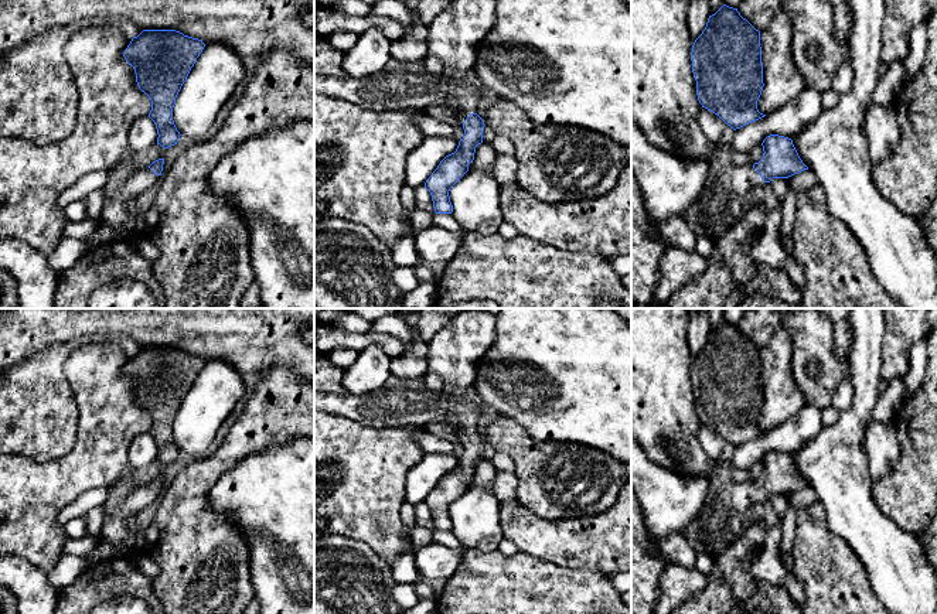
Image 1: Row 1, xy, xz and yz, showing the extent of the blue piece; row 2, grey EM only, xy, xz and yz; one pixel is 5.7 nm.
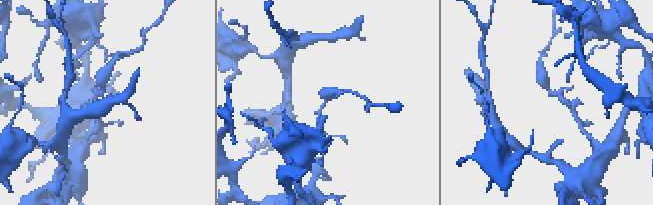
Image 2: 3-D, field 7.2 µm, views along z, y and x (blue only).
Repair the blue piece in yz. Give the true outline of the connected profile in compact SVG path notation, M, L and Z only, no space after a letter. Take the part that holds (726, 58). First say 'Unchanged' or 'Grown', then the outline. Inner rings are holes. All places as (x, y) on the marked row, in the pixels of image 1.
Unchanged. M723 4L709 16L705 30L692 45L691 61L702 108L718 115L733 130L766 116L757 109L764 86L760 31L737 8Z

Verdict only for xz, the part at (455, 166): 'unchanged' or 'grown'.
grown

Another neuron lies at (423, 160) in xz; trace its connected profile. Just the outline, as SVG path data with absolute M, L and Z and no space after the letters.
M426 136L406 158L405 184L416 190L425 187L426 180L437 168L440 161L456 151L459 141L437 136Z

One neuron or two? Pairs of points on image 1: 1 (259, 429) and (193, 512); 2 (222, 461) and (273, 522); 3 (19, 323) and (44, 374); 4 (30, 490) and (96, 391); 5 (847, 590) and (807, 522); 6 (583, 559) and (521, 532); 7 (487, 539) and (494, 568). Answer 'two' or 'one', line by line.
1: one
2: two
3: two
4: one
5: one
6: one
7: two

